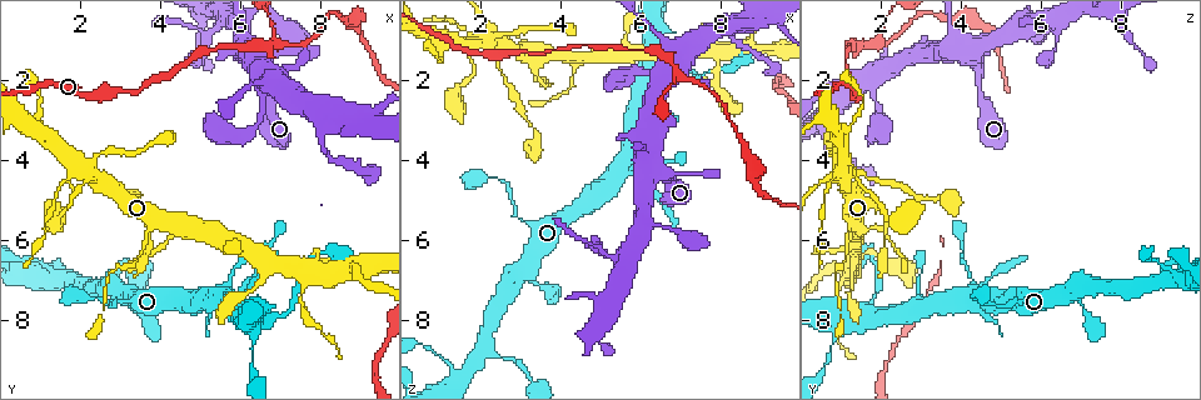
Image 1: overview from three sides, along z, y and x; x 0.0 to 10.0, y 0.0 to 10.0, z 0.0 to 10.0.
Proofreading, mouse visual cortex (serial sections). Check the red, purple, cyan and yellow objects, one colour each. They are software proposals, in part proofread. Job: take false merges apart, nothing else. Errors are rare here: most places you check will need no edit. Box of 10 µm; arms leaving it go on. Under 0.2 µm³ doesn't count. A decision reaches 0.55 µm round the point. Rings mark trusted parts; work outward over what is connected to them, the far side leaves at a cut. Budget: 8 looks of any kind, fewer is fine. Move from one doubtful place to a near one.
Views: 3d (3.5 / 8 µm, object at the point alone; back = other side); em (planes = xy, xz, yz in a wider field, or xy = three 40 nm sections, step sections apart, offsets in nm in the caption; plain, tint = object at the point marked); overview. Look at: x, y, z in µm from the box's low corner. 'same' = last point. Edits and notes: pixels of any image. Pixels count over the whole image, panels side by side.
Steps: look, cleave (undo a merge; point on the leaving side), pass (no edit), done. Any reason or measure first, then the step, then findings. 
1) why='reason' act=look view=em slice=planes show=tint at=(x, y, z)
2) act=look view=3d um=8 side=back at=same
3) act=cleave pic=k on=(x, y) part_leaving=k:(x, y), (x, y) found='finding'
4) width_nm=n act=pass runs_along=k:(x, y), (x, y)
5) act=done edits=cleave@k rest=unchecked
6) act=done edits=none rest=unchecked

act=look view=3d um=3.5 side=back at=(6.50, 1.50, 4.45)

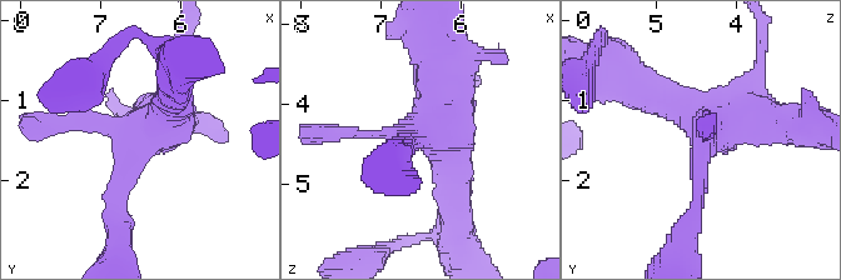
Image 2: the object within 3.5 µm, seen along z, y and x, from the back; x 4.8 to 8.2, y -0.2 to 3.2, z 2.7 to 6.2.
why='shape alone is not enough' act=look view=em slice=xy step=1 show=tint at=(6.50, 1.50, 4.35)

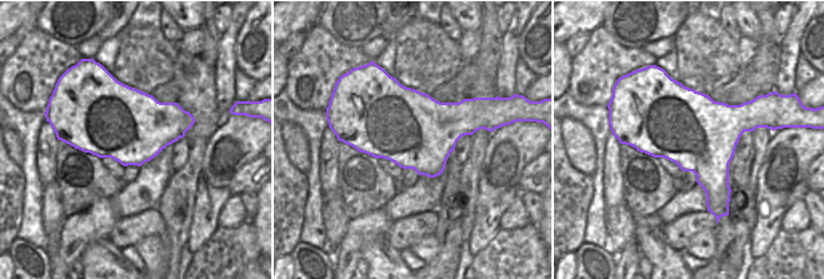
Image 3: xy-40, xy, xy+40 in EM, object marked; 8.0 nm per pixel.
act=look view=em slice=planes show=tint at=same

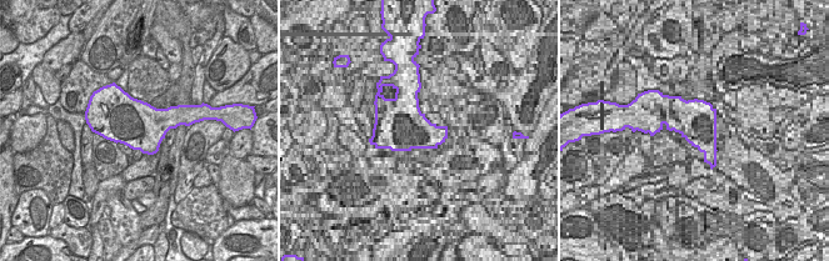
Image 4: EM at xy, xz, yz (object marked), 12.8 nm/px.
width_nm=600 act=pass runs_along=2:(696, 194), (718, 125), (799, 125) found='one cell here'

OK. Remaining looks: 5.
why='three-way junction' act=look view=3d um=3.5 at=(7.00, 1.15, 1.85)

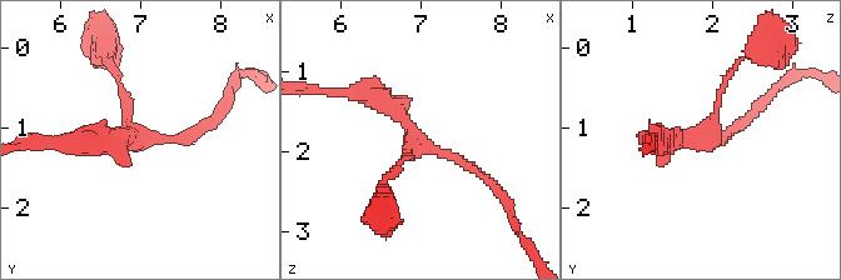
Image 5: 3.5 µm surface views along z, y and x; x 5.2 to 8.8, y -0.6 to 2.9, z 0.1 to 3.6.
arms=3 arm_widths_nm=100,150,300 why='now the EM' act=look view=em slice=xy step=2 show=tint at=(6.95, 1.15, 1.85)

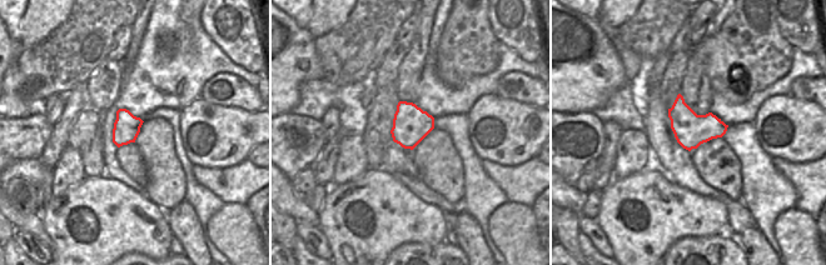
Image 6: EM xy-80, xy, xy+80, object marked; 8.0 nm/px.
act=pass runs_along=5:(349, 93), (488, 181) found='one cell here'

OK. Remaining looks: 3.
why='side arm on a straight run' act=look view=3d um=8 side=back at=(1.85, 3.95, 1.10)

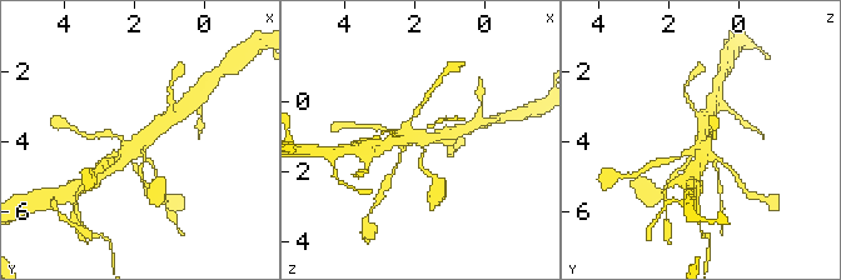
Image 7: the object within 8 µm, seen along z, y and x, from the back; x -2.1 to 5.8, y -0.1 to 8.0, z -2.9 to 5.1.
why='need the tissue' act=look view=em slice=xy step=3 show=tint at=same

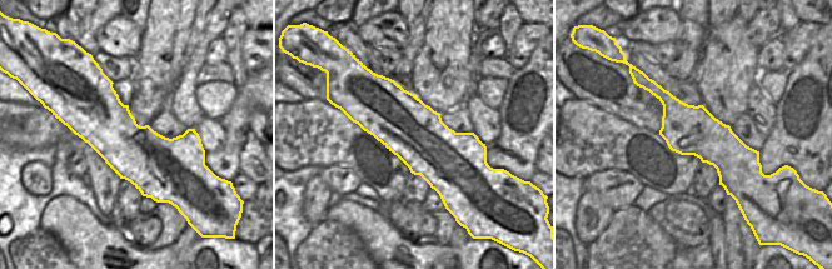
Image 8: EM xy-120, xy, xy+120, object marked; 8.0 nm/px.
width_nm=480 act=pass runs_along=7:(113, 164), (158, 123), (172, 116) found='one cell here'

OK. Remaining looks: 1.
act=done edits=none rest=unchecked

